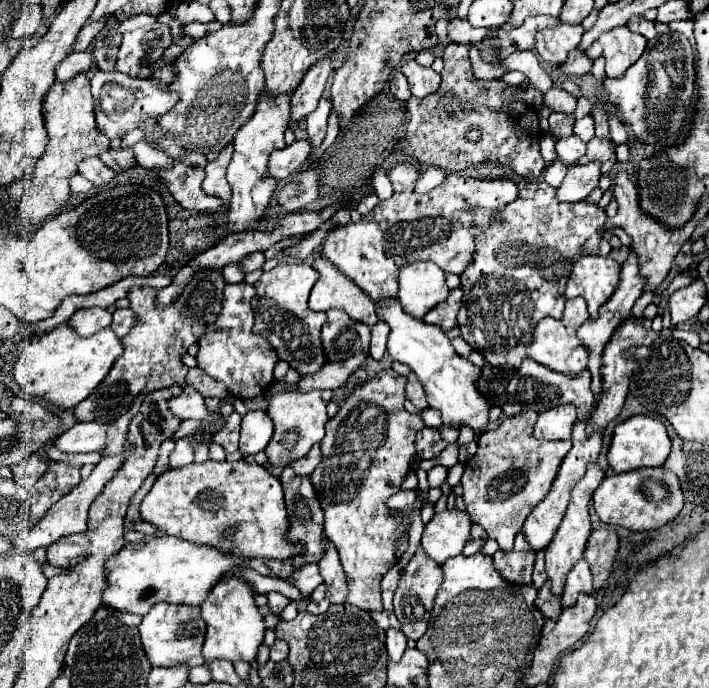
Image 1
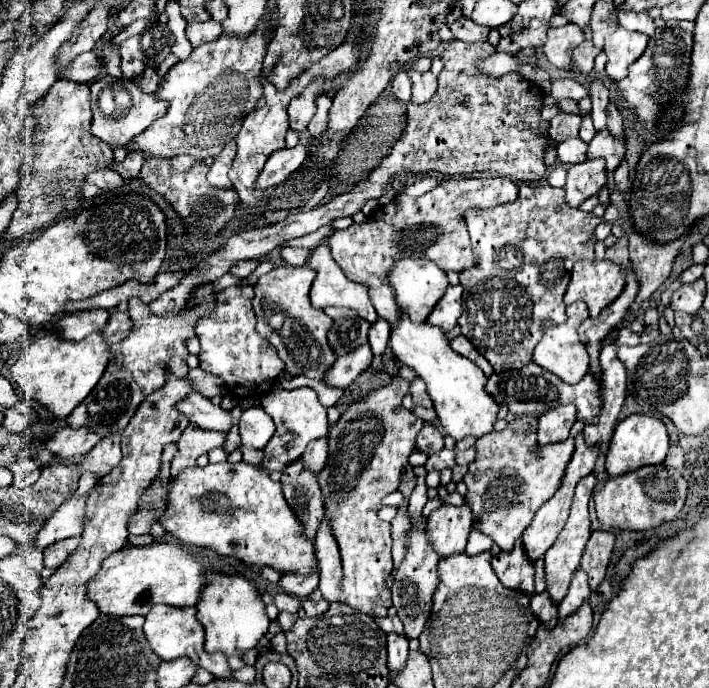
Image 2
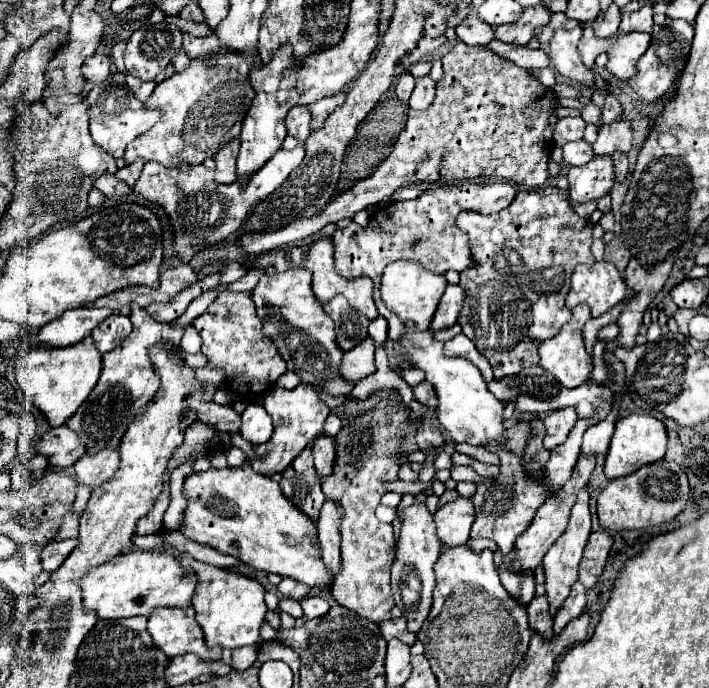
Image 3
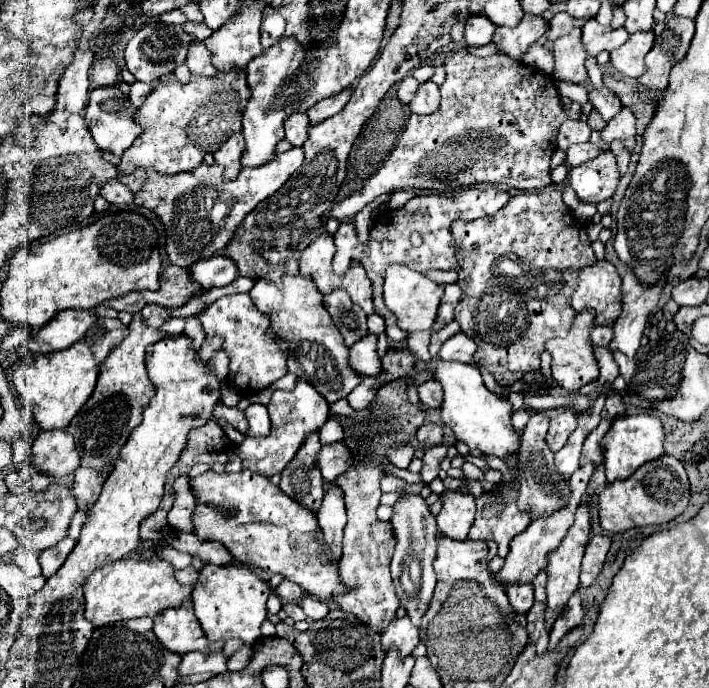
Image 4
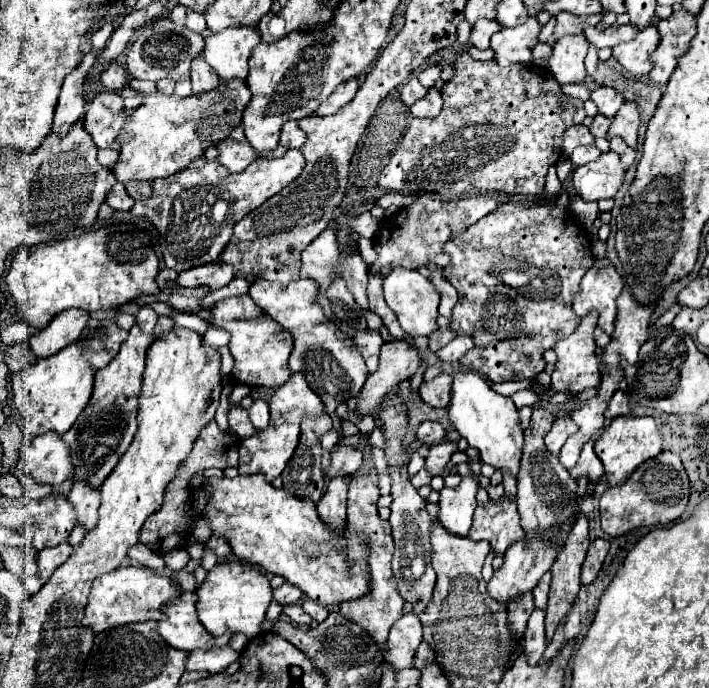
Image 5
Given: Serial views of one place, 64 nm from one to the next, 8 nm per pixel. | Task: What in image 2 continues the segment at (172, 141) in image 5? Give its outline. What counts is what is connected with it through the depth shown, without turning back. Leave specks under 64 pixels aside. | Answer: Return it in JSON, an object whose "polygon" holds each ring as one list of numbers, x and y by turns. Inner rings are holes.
{"polygon":[[270,16,270,26,266,26,260,20,260,24,256,24,256,30,250,36,220,34,220,38,194,48,186,60,180,60,176,66,172,66,166,72,160,90,156,92,158,98,170,100,170,108,160,120,148,126,146,132,136,136,136,142,130,146,130,150,144,150,164,158,172,158,176,154,190,154,198,160,204,160,208,156,214,158,224,148,224,144,234,140,234,136,240,132,244,118,256,108,256,102,262,96,262,84,260,84,262,60,266,54,268,40,274,36,274,28,276,28,274,22,276,16]]}

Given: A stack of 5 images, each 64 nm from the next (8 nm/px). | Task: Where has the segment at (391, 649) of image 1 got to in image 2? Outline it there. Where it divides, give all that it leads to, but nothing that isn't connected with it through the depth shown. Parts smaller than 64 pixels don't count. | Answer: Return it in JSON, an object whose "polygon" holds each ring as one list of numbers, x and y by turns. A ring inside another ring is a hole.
{"polygon":[[388,634,388,668,400,670,406,664,408,638,400,634]]}

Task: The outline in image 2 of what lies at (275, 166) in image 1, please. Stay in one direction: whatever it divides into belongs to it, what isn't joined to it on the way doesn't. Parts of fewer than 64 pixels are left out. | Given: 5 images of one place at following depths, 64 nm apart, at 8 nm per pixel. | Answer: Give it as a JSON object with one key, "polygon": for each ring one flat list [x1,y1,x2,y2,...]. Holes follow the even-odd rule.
{"polygon":[[296,144,294,148,282,148,282,150,272,152,272,156,268,158,264,170,260,172,256,180,256,186,268,188,274,184,282,184,294,170,300,168,306,156,308,156,308,148,300,144]]}

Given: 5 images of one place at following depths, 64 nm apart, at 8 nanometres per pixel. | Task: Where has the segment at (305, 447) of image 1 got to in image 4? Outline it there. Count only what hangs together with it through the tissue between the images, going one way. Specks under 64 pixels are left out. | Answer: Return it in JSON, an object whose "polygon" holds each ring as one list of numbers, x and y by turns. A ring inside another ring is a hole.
{"polygon":[[298,380,292,392,272,392,272,398,268,402,268,414,272,420,272,432,266,438,244,438,240,446,240,456,244,468,250,468,270,478,276,472,282,472,300,450,306,436,310,432,316,432,328,420,328,402,306,380]]}

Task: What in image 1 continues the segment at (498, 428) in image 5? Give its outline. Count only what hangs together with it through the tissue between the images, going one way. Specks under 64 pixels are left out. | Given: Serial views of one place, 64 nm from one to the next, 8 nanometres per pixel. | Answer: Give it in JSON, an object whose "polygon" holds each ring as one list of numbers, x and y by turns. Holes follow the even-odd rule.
{"polygon":[[382,298,376,302,376,312,382,322,390,326,388,336,388,352,396,362,410,366,410,370,418,376,424,392,428,396,428,404,442,414,444,424,454,424,460,428,468,424,472,430,482,430,488,422,490,404,486,398,476,390,476,380,480,376,480,368,472,362,460,358,450,344,450,338,436,326,430,326,414,316,408,316,396,298]]}

